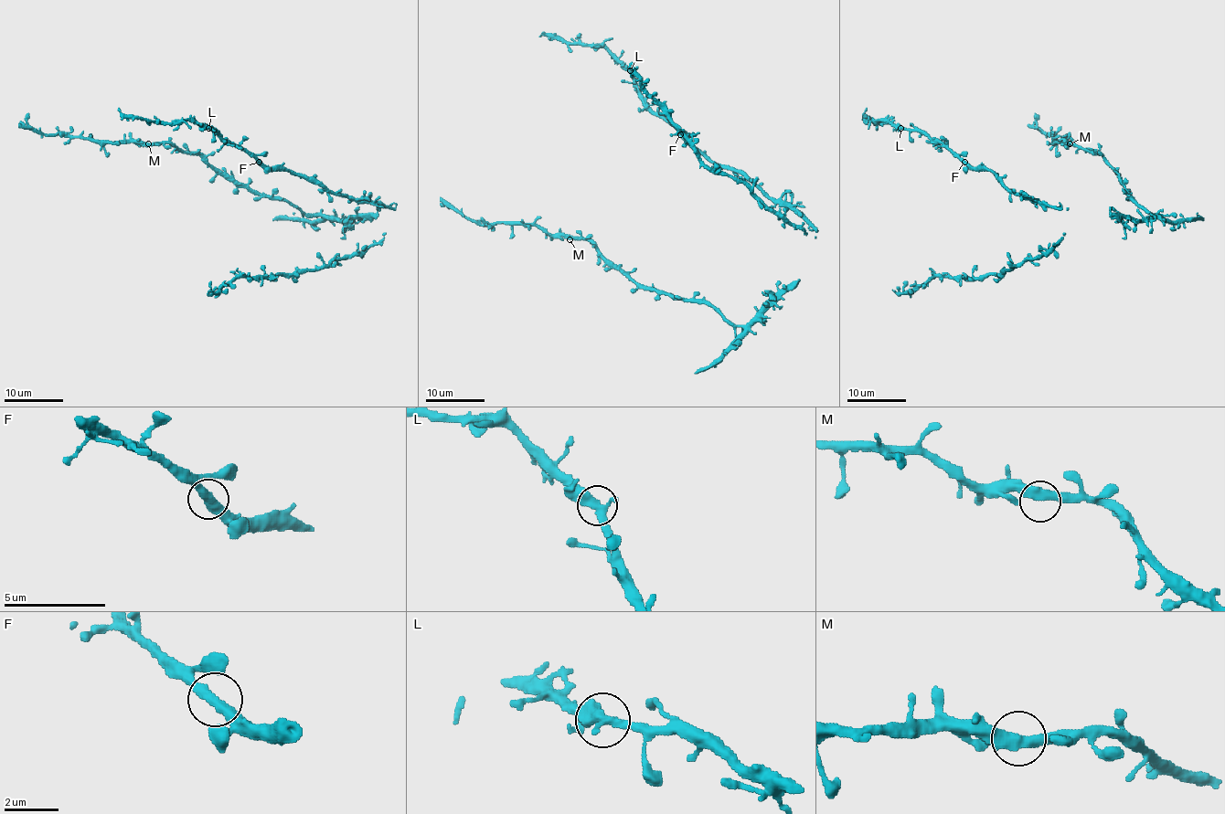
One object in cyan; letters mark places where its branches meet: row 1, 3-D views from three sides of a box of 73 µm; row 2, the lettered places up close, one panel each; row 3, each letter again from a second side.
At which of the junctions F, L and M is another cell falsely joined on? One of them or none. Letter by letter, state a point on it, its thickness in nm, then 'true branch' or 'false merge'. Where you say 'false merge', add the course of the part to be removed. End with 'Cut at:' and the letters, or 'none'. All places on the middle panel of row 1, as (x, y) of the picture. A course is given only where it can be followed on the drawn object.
F: at (680, 134); 420 nm thick; true branch
L: at (630, 70); 440 nm thick; true branch
M: at (569, 239); 480 nm thick; true branch
Cut at: none

